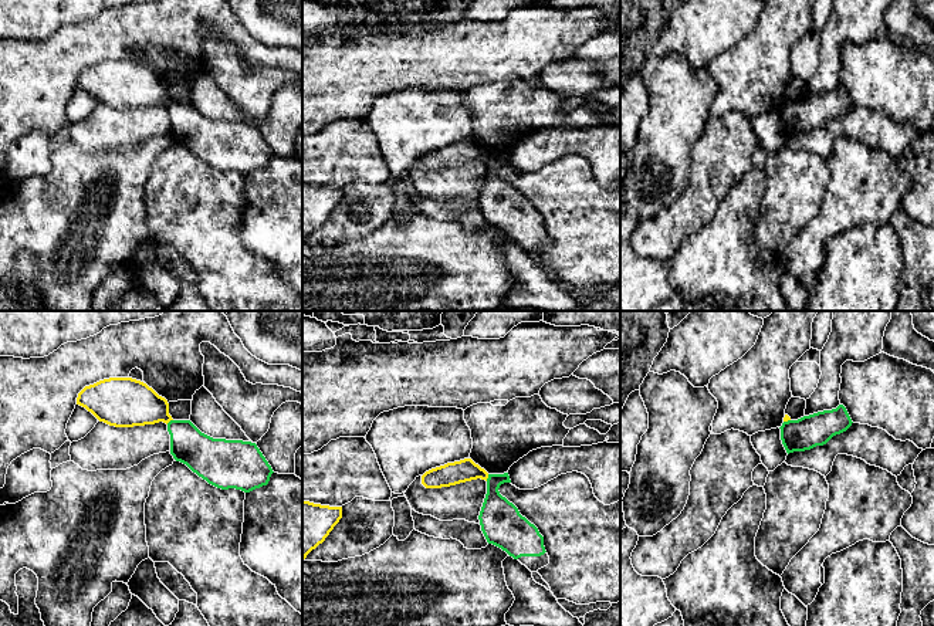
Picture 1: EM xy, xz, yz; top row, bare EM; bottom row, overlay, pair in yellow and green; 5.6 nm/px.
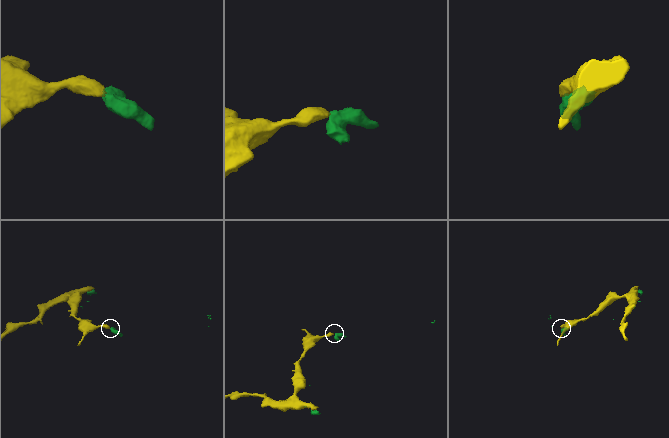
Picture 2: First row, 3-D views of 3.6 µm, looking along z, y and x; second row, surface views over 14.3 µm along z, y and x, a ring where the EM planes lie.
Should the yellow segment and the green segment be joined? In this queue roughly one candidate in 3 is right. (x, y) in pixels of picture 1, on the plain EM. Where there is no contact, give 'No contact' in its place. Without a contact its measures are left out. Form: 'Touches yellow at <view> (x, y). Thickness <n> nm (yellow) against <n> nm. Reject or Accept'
Touches yellow at xz (487, 159). Thickness 130 nm (yellow) against 220 nm. Reject

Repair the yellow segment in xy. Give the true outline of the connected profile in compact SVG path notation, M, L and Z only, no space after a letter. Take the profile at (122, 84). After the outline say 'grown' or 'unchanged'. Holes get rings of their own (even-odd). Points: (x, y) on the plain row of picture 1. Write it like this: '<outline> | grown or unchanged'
M109 60L85 68L77 87L99 104L115 109L169 105L169 85L146 65L132 60Z | unchanged

